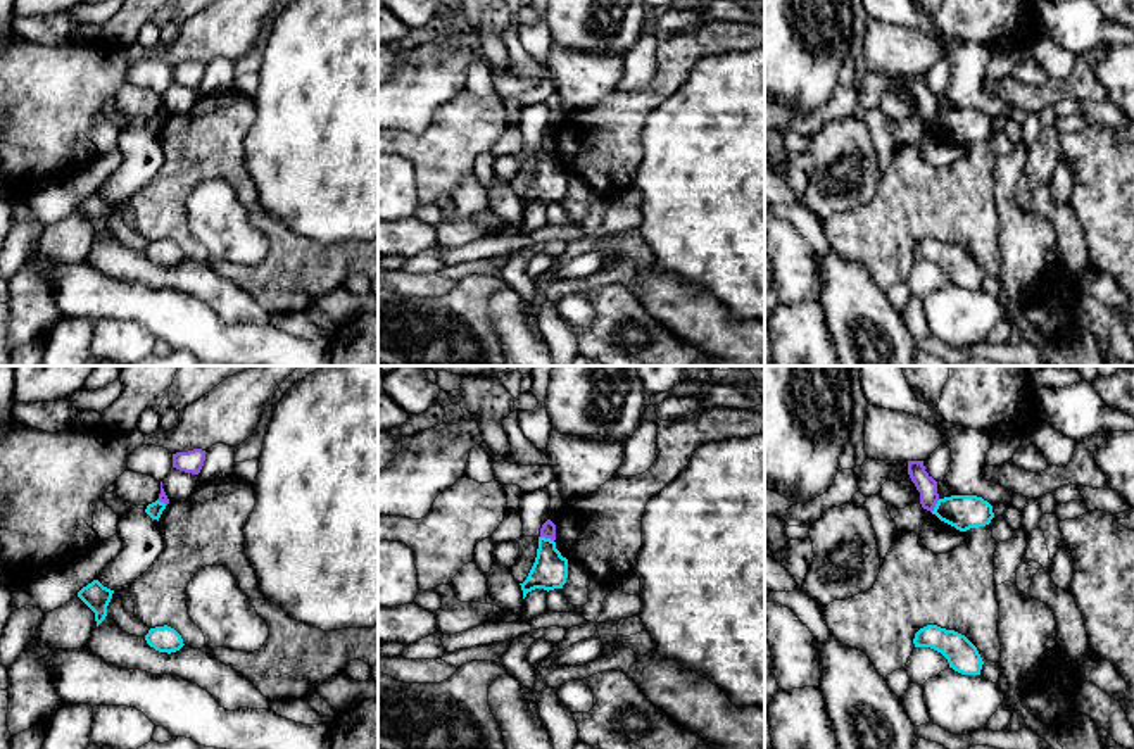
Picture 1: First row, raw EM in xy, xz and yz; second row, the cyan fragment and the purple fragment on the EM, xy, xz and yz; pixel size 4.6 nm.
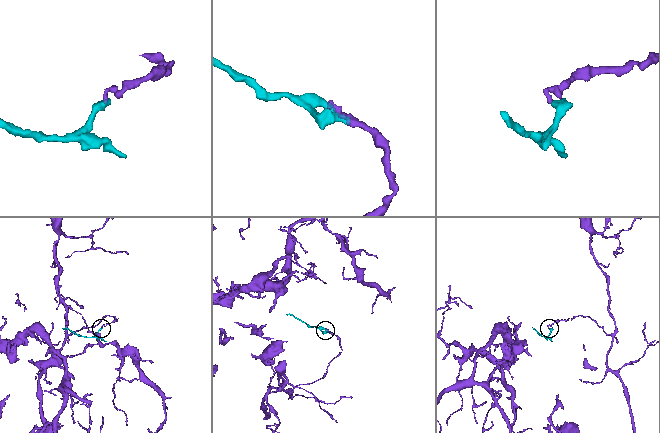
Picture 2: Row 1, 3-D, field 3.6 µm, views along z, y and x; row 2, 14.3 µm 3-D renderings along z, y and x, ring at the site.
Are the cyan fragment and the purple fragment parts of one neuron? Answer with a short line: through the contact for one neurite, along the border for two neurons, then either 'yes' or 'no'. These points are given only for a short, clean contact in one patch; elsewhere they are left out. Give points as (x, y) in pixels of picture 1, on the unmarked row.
xz (541, 149), (553, 154) | no

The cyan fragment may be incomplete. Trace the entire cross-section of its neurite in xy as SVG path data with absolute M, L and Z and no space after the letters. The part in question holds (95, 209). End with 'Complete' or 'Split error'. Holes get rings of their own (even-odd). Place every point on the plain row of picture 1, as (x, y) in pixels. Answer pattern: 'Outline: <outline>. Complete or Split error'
Outline: M93 193L78 205L78 211L95 226L97 240L107 230L107 219L112 212L114 204L104 200L98 193Z. Complete

